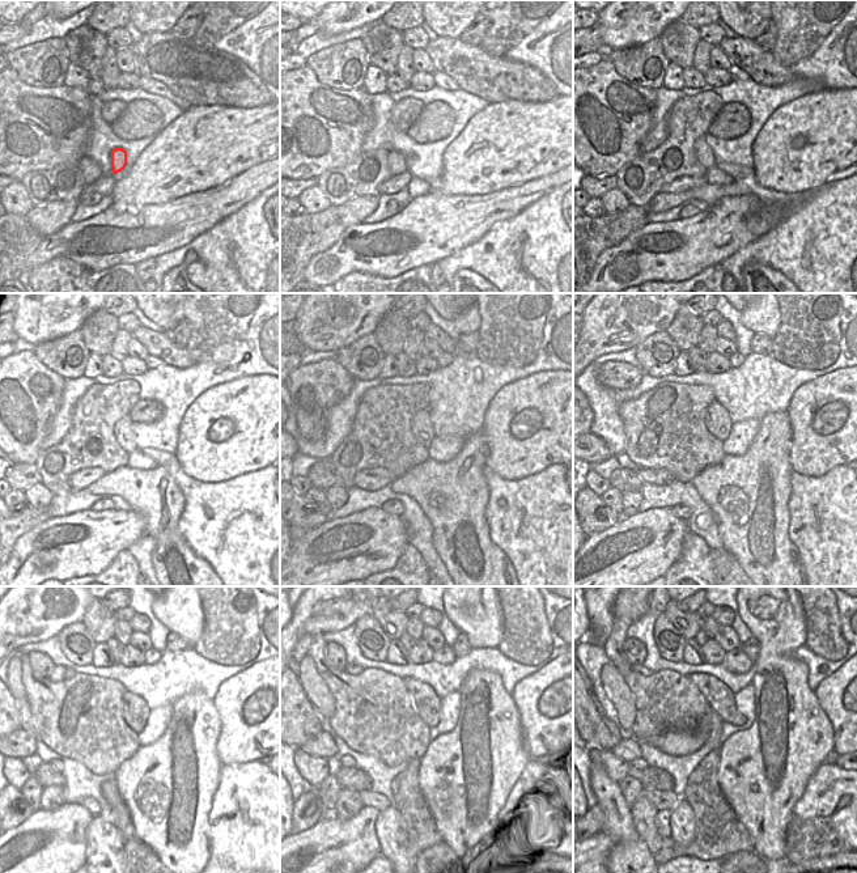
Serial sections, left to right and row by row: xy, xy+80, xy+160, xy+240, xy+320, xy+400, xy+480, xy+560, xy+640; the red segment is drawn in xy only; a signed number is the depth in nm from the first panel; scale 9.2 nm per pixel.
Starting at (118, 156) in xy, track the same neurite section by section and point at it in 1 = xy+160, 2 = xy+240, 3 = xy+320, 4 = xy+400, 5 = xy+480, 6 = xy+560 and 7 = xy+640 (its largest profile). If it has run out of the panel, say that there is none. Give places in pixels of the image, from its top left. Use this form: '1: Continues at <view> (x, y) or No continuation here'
1: Continues at xy+160 (683, 183)
2: Continues at xy+240 (81, 479)
3: Continues at xy+320 (372, 479)
4: Continues at xy+400 (660, 477)
5: Continues at xy+480 (58, 765)
6: Continues at xy+560 (346, 761)
7: Continues at xy+640 (640, 763).

